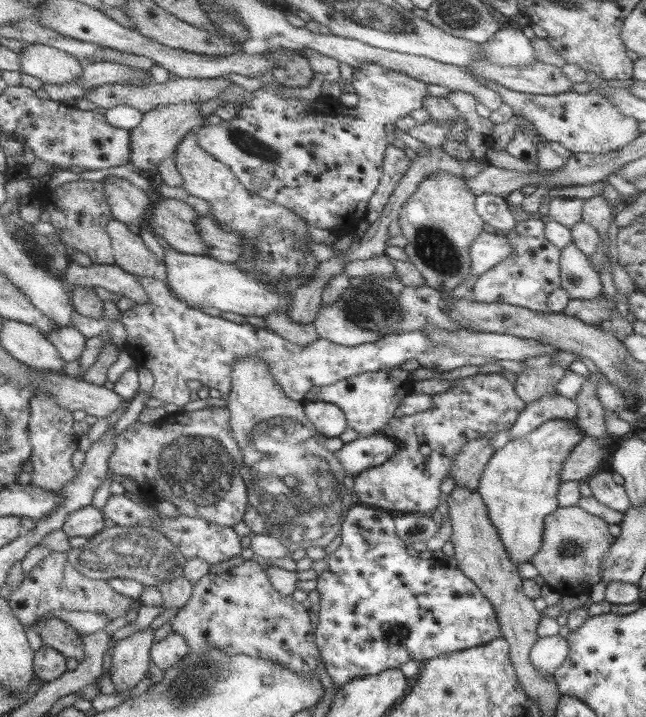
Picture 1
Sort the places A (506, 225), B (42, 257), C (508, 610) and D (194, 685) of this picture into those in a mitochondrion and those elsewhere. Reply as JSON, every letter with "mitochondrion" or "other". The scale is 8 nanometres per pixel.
{"A":"other","B":"mitochondrion","C":"other","D":"mitochondrion"}

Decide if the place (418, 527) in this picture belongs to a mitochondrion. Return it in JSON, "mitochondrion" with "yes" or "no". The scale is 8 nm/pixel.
{"mitochondrion":"yes"}

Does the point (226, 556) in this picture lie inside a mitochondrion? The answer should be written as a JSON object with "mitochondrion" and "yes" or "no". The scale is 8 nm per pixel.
{"mitochondrion":"no"}

